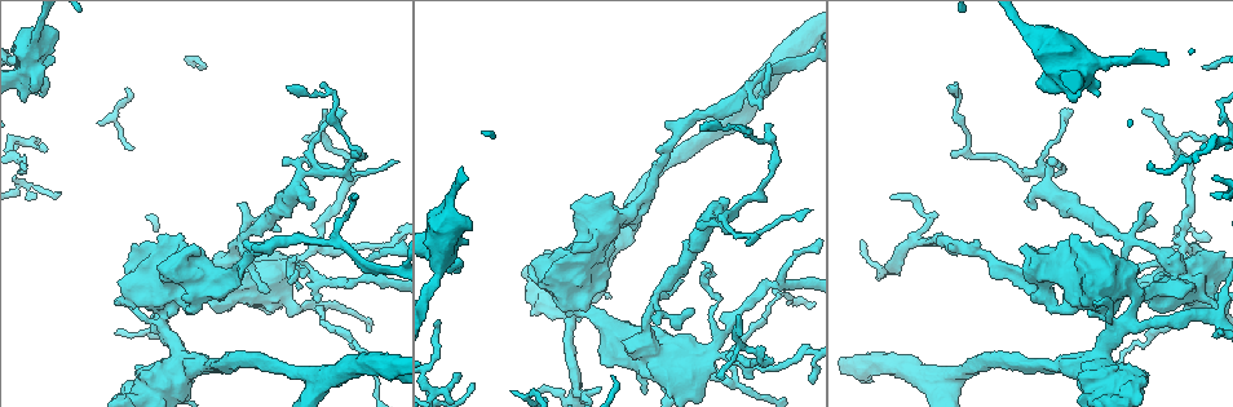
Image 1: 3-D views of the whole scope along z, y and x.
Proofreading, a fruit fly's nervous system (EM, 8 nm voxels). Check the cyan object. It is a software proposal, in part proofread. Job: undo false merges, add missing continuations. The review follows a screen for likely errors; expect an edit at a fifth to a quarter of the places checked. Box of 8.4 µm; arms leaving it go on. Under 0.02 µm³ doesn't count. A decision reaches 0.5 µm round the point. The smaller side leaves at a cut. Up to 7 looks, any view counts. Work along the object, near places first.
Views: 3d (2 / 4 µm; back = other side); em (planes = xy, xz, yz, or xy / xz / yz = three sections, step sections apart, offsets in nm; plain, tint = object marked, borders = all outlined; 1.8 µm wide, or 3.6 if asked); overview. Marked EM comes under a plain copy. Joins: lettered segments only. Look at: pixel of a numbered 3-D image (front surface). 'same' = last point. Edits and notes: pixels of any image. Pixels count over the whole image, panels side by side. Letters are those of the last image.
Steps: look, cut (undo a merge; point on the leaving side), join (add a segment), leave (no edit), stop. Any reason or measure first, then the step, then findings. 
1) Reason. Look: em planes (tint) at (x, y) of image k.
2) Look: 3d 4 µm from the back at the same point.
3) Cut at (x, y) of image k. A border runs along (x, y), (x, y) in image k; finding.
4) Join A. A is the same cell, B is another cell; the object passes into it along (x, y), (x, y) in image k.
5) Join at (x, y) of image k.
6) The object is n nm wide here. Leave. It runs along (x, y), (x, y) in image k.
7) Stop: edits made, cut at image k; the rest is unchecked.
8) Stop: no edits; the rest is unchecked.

Abrupt turn. Look: 3d 4 µm at (1168, 286) of image 1.

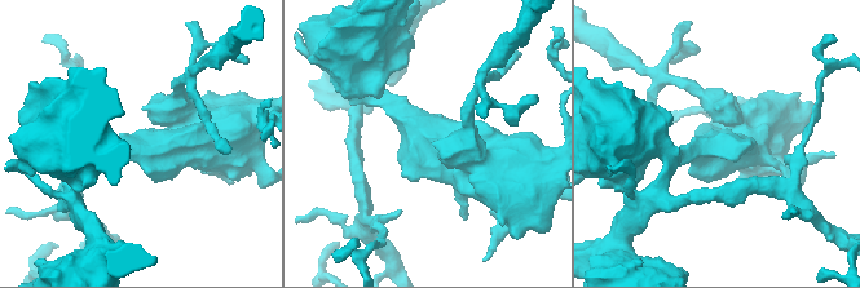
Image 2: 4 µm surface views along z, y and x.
Shape alone is not enough. Look: em xz step 4 (borders) at (717, 146) of image 2.

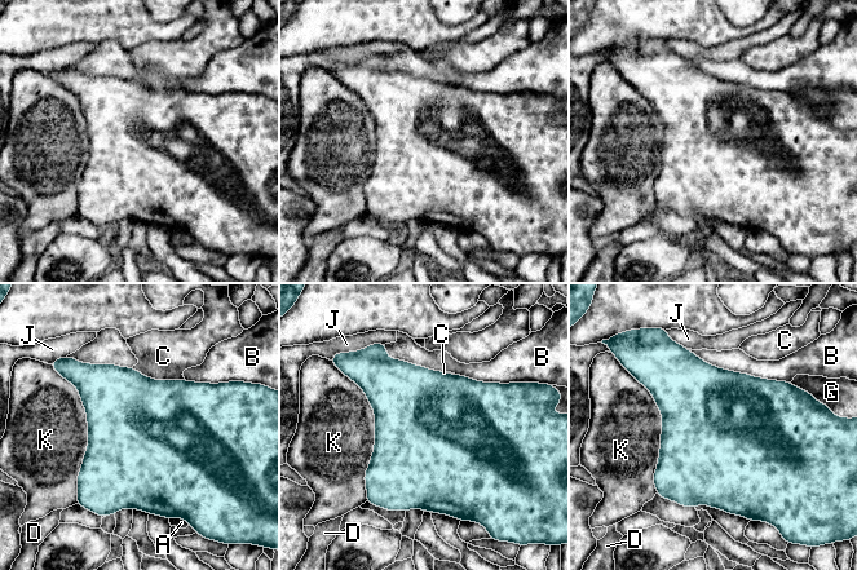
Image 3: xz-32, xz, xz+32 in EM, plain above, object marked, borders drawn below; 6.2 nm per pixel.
Look: em planes (borders) at the same point.

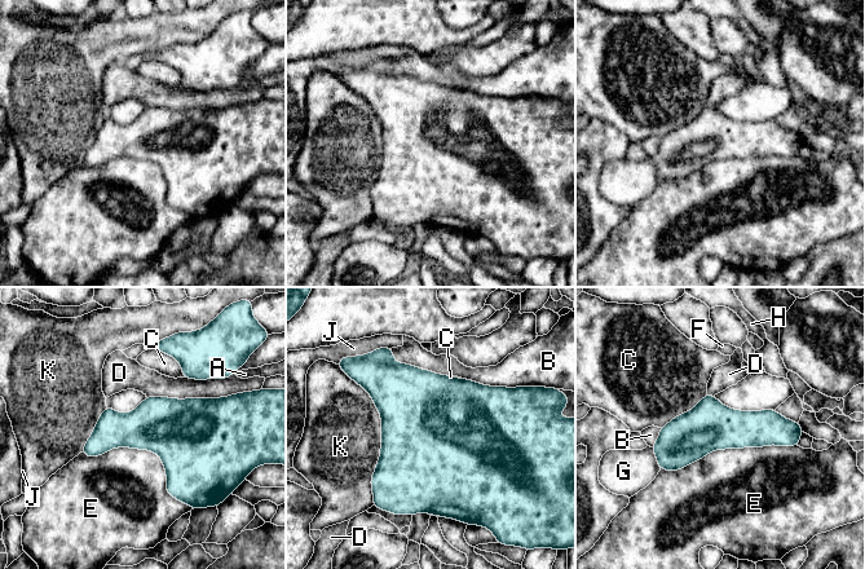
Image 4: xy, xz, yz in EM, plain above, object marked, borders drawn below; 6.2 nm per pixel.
The object is 300 nm wide here. Leave. A, B, C, D, E, F, G, H, J and K are other cells; a border runs along (80, 453), (150, 449), (192, 507) in image 4; continuous, no second neuron.

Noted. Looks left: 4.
Closes a loop. Look: em xz step 16 (borders) at (190, 309) of image 1.

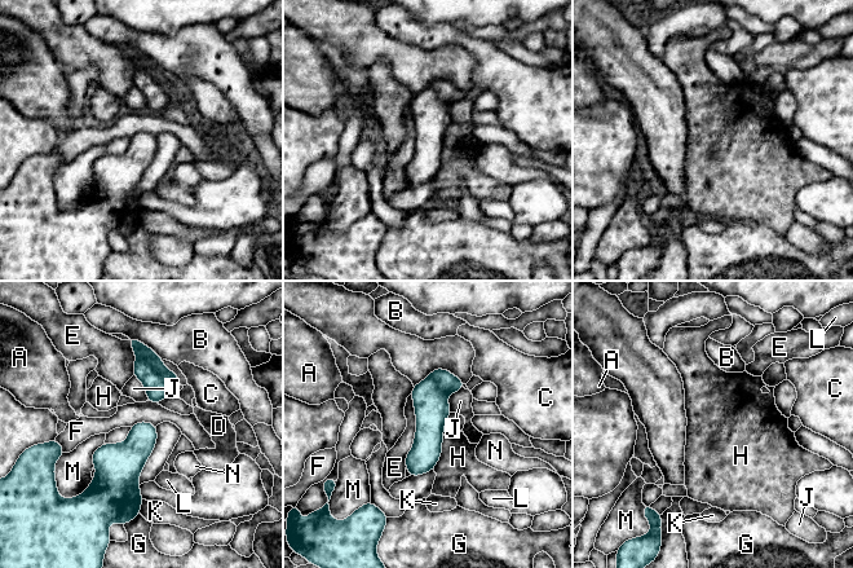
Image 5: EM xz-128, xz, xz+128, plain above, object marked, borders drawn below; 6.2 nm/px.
The object is 180 nm wide here; the longest contact is with E, 460 nm. Leave. A, B, C, D, E, F, G, H, J, K, L, M and N are other cells; one neuron here.

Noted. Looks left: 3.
Tapers out. Look: em planes (borders) at (1072, 112) of image 1.

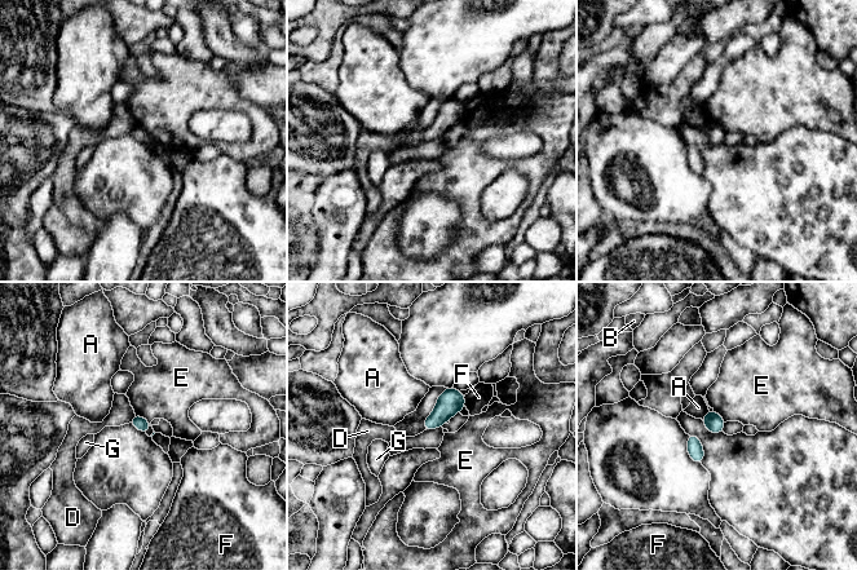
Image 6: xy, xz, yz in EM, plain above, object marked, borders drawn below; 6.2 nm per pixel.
Leave. A, B, D, E, F and G are other cells; a border runs along (136, 414), (150, 423) in image 6; no lettered segment goes on from it.

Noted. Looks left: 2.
Stop: no edits; the rest is unchecked.

